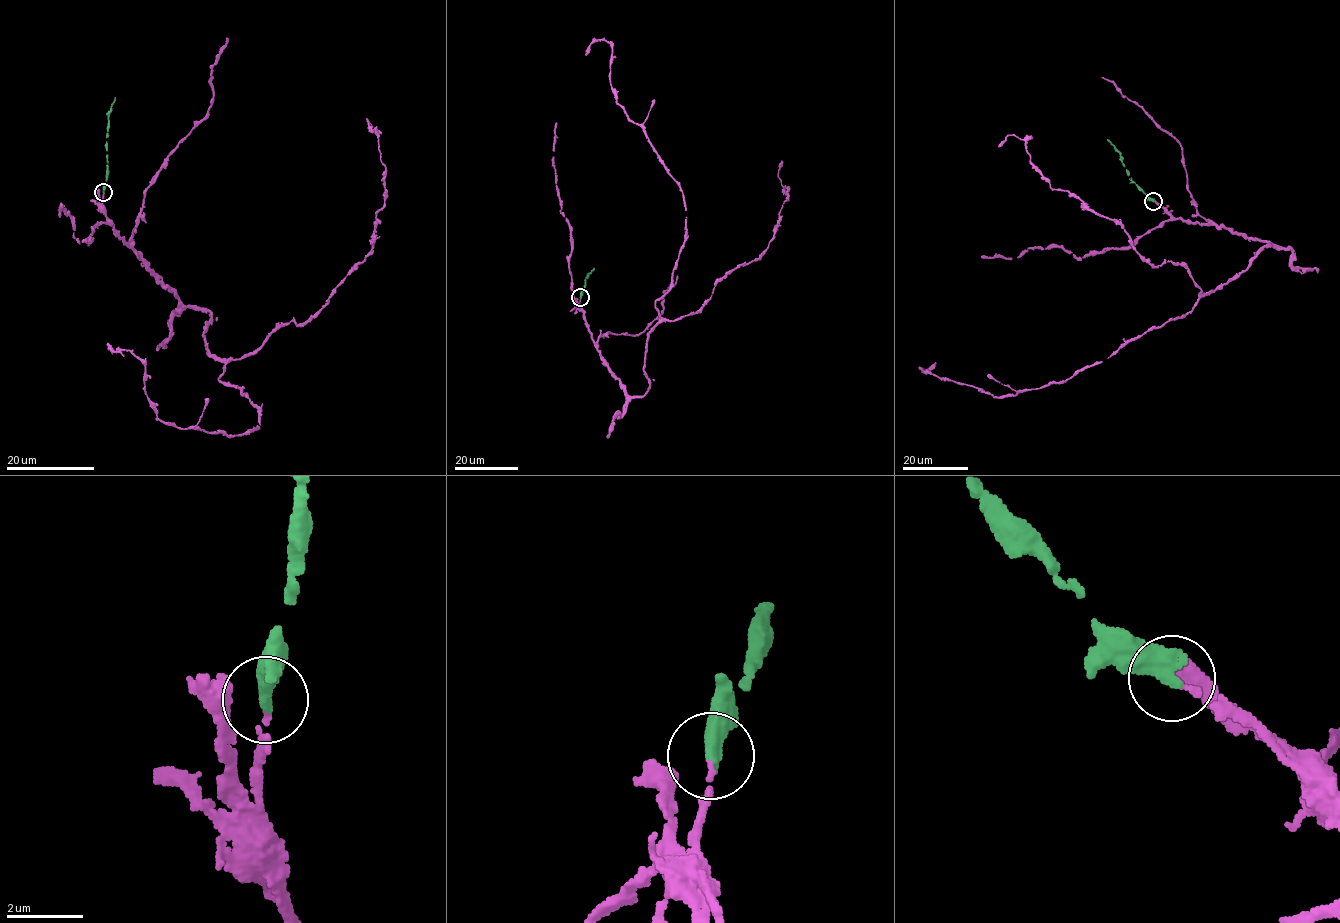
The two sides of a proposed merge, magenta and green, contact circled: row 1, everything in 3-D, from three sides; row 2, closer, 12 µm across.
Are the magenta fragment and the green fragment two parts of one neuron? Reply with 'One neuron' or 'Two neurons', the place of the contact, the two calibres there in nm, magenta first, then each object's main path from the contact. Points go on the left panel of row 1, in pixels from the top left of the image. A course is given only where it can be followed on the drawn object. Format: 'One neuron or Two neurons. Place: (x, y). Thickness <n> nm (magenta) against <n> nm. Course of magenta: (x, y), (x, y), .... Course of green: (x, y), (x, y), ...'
One neuron. Place: (103, 192). Thickness 130 nm (magenta) against 500 nm. Course of magenta: (103, 192), (123, 242), (210, 313), (219, 379), (260, 425), (162, 422), (143, 363), (107, 343). Course of green: (103, 192), (108, 164), (108, 112), (115, 97)

